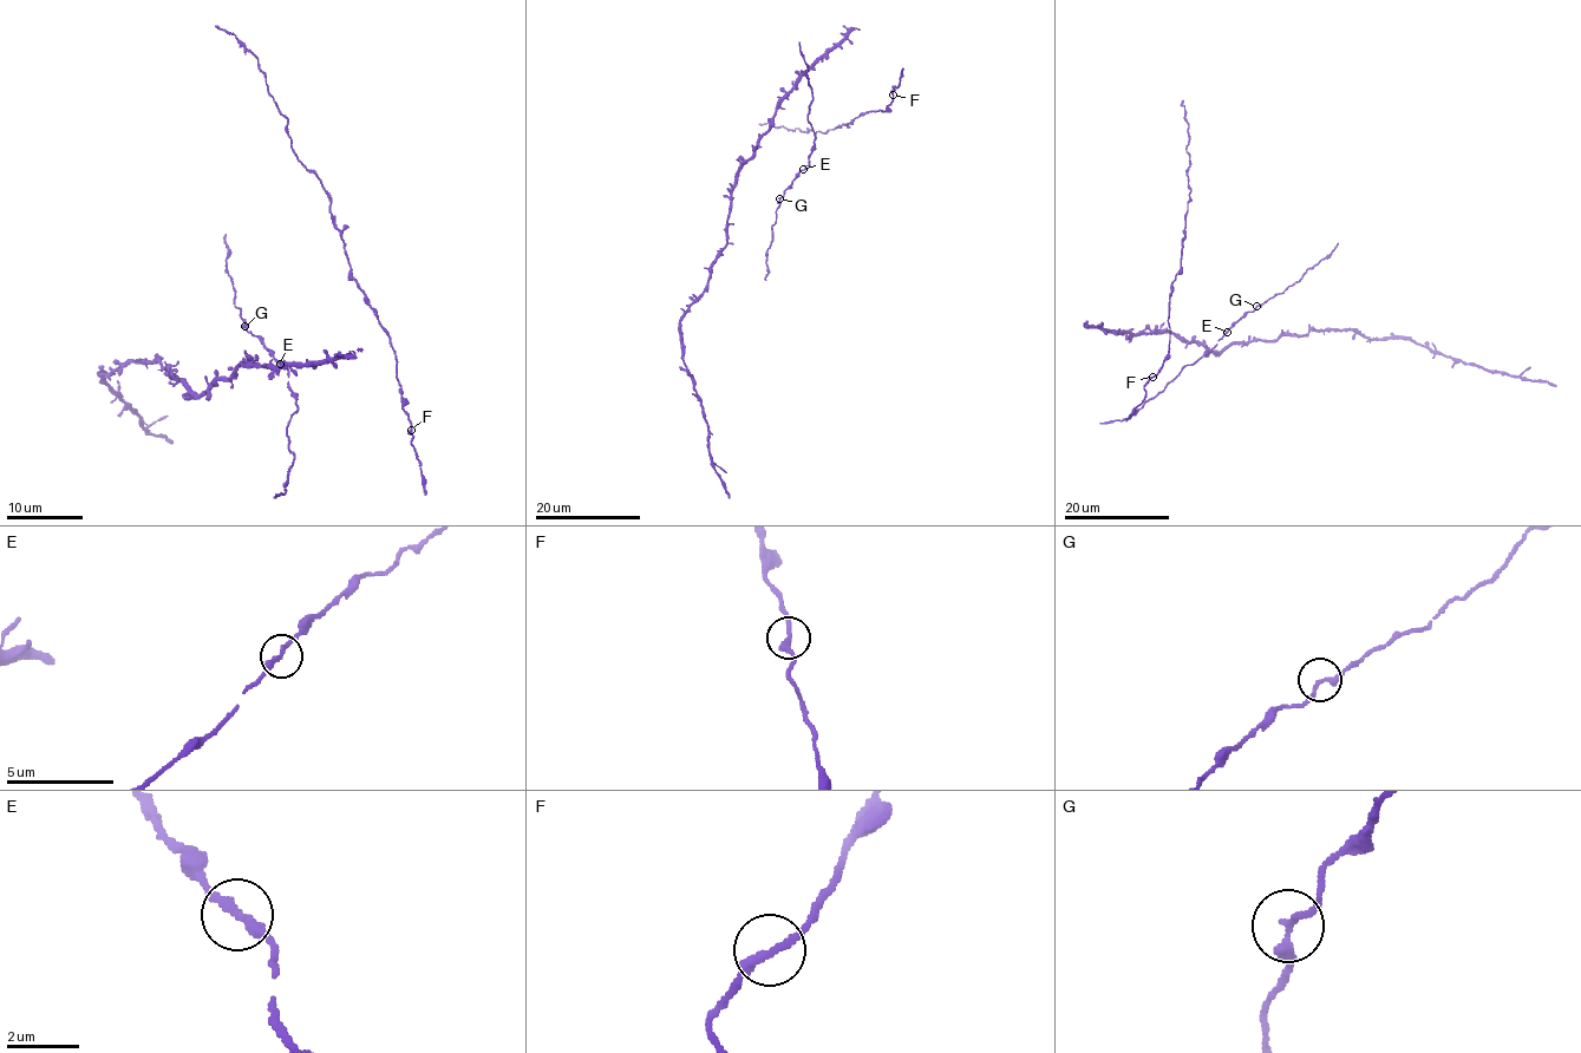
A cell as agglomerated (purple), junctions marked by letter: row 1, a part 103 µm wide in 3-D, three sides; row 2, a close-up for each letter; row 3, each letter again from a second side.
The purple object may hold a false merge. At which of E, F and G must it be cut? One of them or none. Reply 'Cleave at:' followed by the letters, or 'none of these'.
Cleave at: none of these

